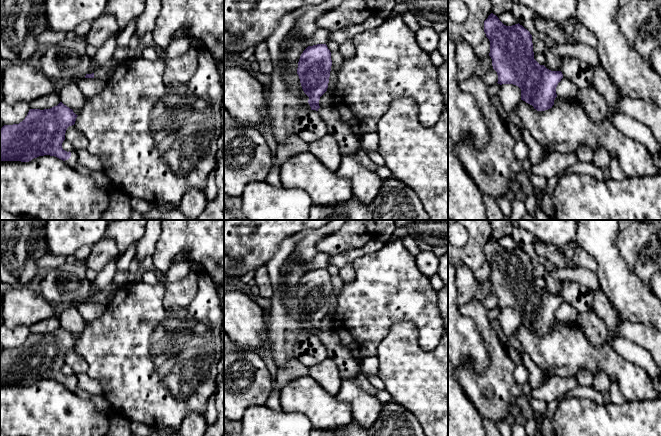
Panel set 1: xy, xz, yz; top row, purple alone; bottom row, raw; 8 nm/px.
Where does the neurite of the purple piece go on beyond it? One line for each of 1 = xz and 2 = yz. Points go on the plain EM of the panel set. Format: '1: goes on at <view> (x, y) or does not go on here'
1: does not go on here
2: does not go on here

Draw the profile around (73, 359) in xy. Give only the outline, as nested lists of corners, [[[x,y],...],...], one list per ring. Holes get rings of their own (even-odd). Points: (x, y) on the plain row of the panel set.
[[[75,349],[67,352],[65,363],[73,369],[73,373],[76,375],[86,373],[88,370],[87,362],[75,351]]]

